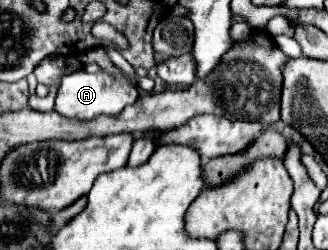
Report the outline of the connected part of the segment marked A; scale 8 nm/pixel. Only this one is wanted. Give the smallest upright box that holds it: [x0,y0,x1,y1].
[55,70,139,120]

